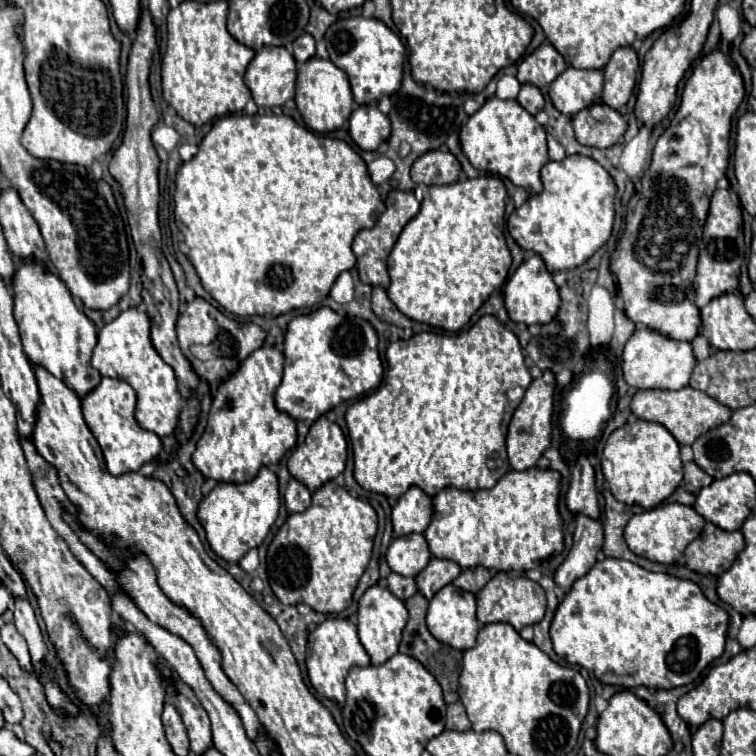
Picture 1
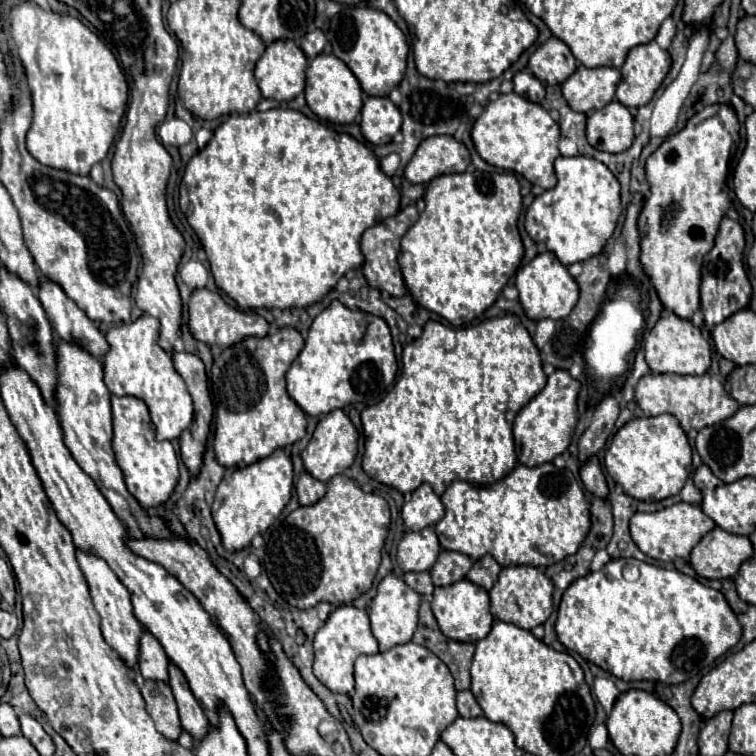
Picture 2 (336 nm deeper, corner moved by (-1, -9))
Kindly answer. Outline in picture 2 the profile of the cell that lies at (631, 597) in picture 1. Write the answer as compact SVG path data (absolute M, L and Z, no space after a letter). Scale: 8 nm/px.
M612 559L600 571L576 579L564 591L558 607L556 635L566 649L576 651L580 657L622 681L660 681L676 685L694 677L732 649L742 637L742 627L720 591L680 571L662 569L636 559Z

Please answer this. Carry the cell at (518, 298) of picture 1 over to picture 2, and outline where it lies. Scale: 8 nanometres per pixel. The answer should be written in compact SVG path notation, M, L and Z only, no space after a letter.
M542 253L534 257L528 265L524 265L516 273L516 289L518 289L518 299L522 303L524 313L534 319L564 319L570 315L578 301L578 285L576 281L568 275L566 267L558 263L558 259L552 253Z

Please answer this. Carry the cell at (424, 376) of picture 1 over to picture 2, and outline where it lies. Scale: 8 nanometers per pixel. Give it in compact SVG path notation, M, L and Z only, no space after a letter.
M516 315L494 317L494 319L488 319L488 321L484 321L480 325L472 325L472 327L448 327L448 325L438 323L438 321L428 321L424 325L422 335L404 347L404 351L402 351L402 375L396 381L396 385L392 387L392 391L380 403L366 407L362 411L362 429L364 429L364 437L366 437L362 469L368 477L372 477L372 479L376 479L376 481L400 491L400 493L412 493L422 483L428 483L436 495L442 495L452 481L466 481L466 483L474 483L474 485L496 483L516 467L516 451L514 451L514 437L512 437L514 417L534 395L538 395L542 391L544 385L546 385L546 375L542 371L540 351L536 349L532 337L522 327L522 323L518 321Z

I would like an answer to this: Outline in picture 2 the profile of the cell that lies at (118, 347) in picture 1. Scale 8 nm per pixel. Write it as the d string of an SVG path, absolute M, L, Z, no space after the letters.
M142 315L134 323L108 329L106 341L110 349L102 361L104 383L110 389L110 393L118 397L132 395L144 399L144 403L150 409L150 417L156 429L156 439L172 441L180 437L180 433L192 423L194 407L184 379L178 375L178 371L172 365L172 357L158 345L158 327L160 323L154 317Z

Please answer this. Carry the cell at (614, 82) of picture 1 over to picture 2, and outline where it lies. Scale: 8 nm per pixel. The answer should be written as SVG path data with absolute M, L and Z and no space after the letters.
M656 41L634 47L620 69L622 81L618 83L616 99L628 109L646 105L660 87L668 69L670 55L660 49Z

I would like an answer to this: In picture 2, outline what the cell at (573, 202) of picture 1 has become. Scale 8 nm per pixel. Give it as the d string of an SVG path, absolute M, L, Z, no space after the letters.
M582 155L580 157L558 157L554 161L554 171L558 177L556 187L544 191L532 201L524 217L524 227L526 227L526 233L532 237L532 241L544 243L546 249L552 251L562 265L572 265L572 263L580 263L580 261L586 261L598 255L604 249L606 241L612 237L618 217L622 215L620 183L604 163L592 157L582 157Z

